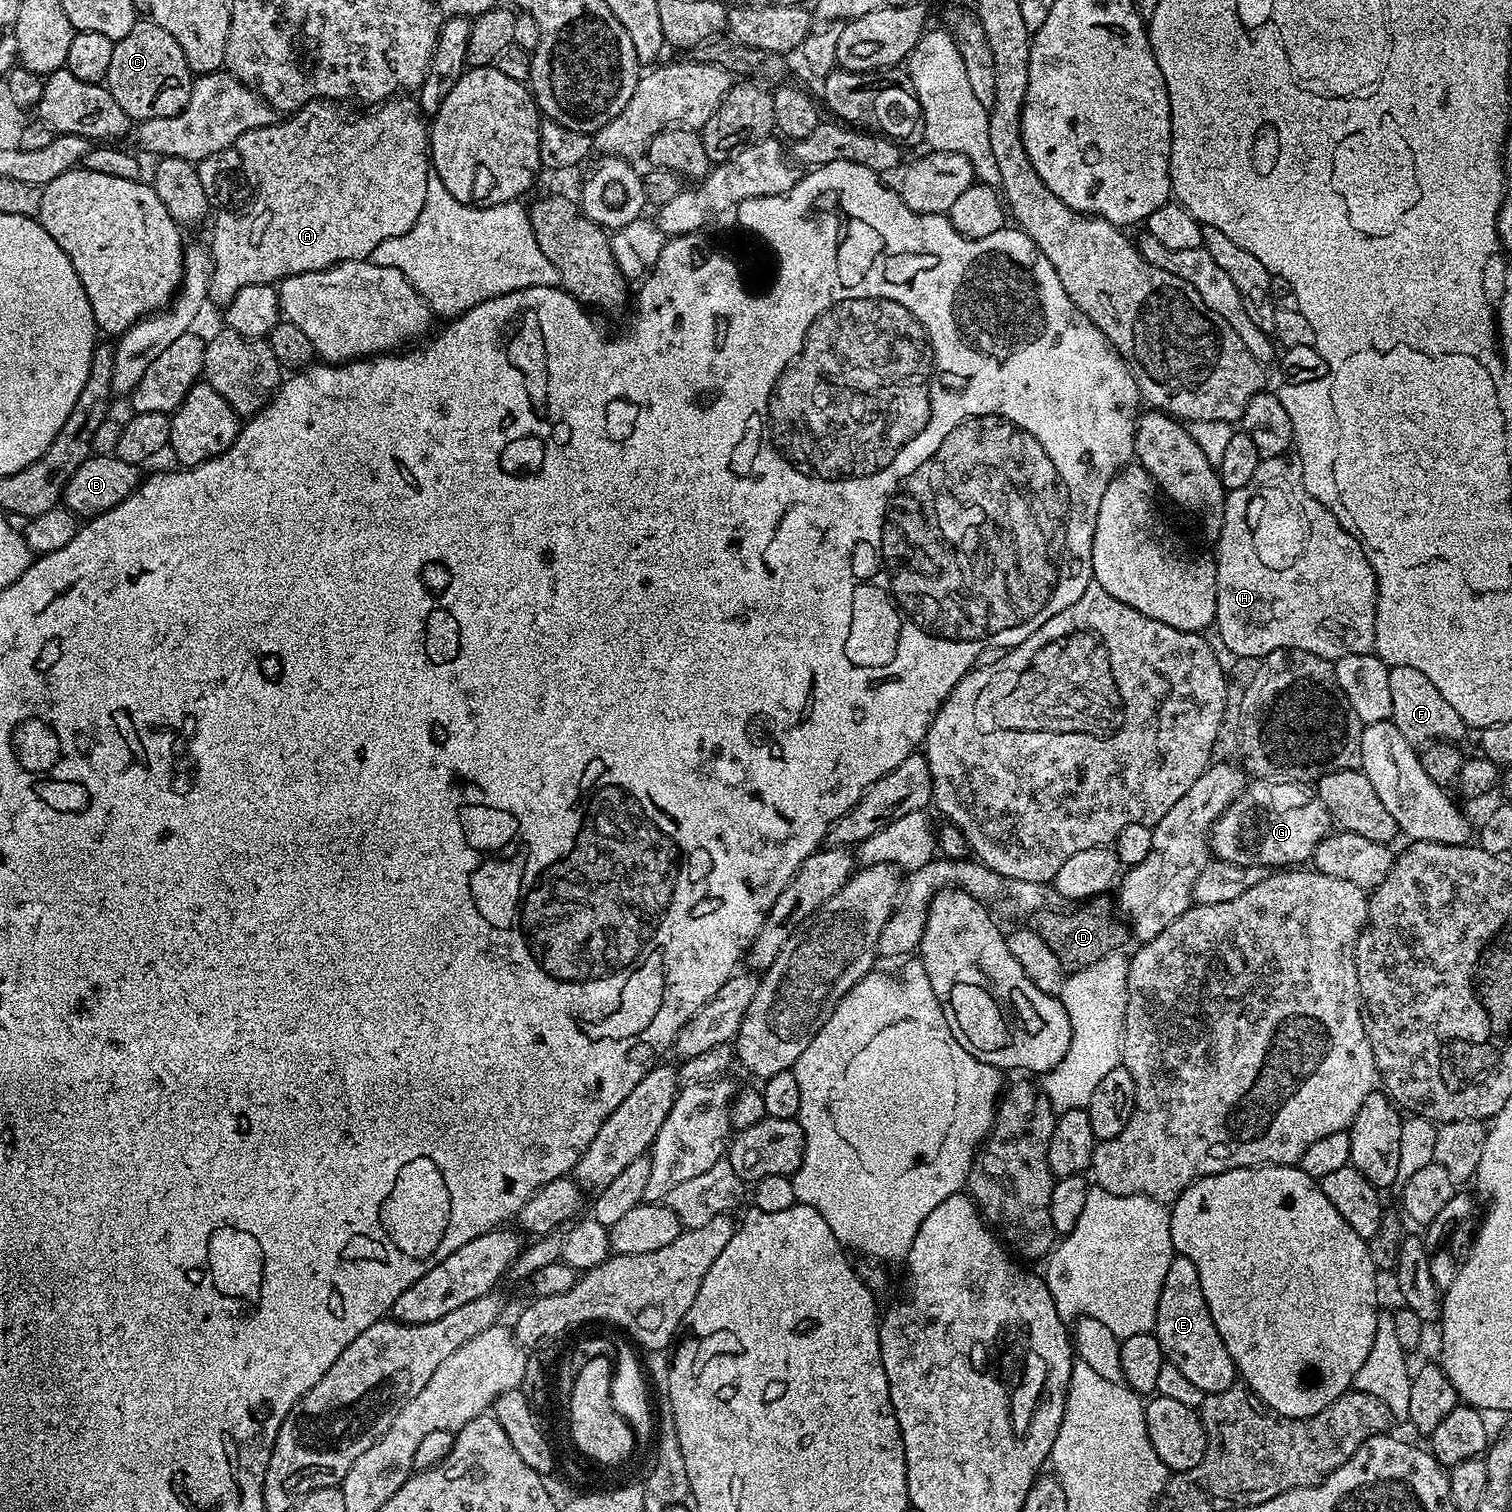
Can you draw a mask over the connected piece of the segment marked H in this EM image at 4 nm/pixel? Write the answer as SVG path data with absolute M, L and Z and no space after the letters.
M1285 454L1269 460L1261 460L1254 478L1246 486L1231 489L1224 497L1224 521L1220 535L1215 537L1216 552L1216 618L1214 628L1220 632L1223 641L1240 658L1246 656L1265 656L1279 648L1297 648L1310 654L1318 654L1330 661L1337 661L1350 654L1366 654L1376 647L1376 575L1368 561L1368 552L1359 540L1341 526L1339 518L1322 502L1308 493L1302 482L1302 466L1295 455Z

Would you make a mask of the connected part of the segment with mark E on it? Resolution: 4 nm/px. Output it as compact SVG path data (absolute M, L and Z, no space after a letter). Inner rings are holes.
M1177 1255L1172 1257L1170 1270L1166 1270L1166 1282L1162 1282L1162 1294L1158 1294L1154 1334L1162 1346L1165 1361L1178 1366L1178 1370L1182 1370L1182 1375L1189 1382L1194 1382L1198 1390L1205 1394L1224 1392L1237 1383L1238 1373L1230 1358L1230 1350L1226 1350L1226 1342L1222 1342L1222 1334L1218 1334L1218 1326L1214 1326L1214 1318L1210 1318L1210 1310L1202 1294L1202 1282L1198 1282L1198 1270L1194 1270L1194 1262L1190 1262L1190 1258Z

